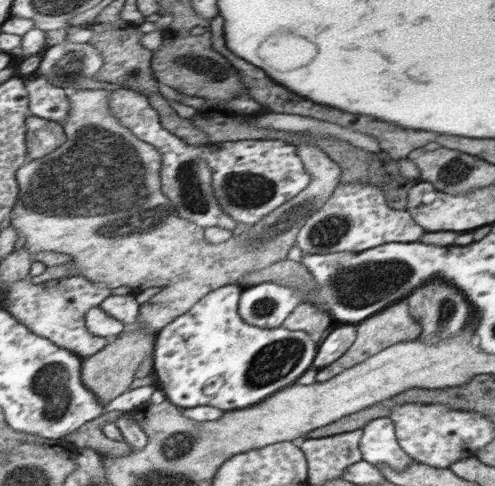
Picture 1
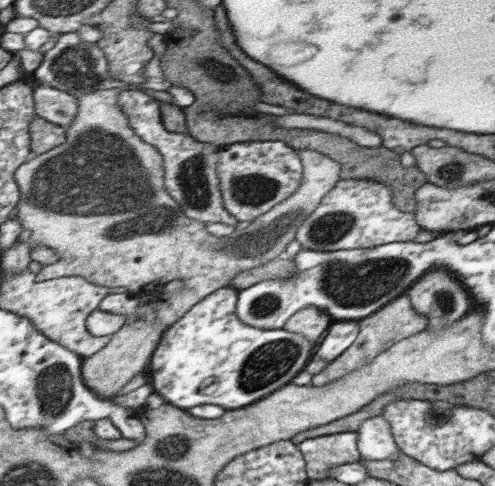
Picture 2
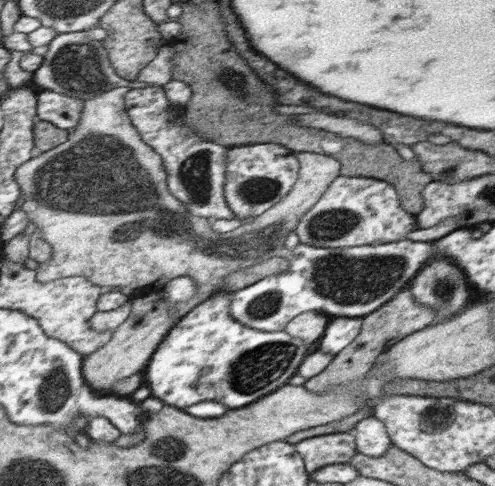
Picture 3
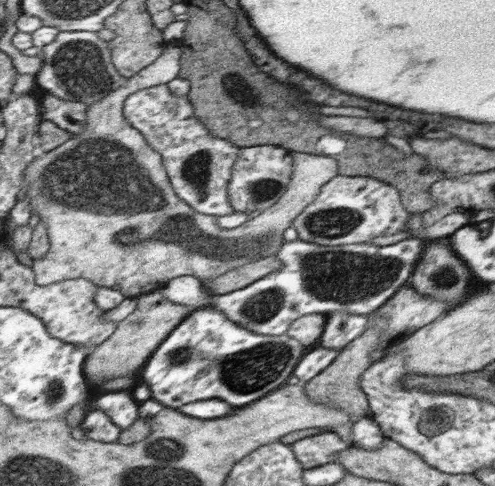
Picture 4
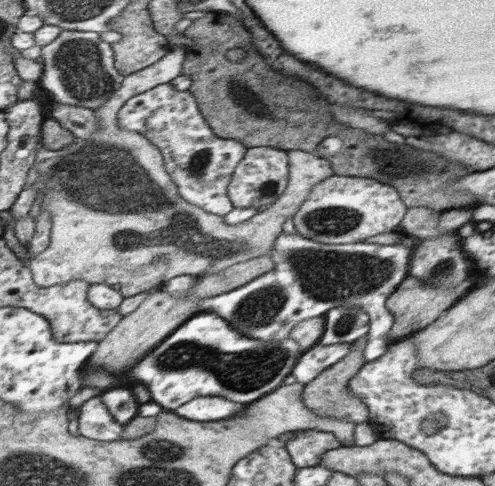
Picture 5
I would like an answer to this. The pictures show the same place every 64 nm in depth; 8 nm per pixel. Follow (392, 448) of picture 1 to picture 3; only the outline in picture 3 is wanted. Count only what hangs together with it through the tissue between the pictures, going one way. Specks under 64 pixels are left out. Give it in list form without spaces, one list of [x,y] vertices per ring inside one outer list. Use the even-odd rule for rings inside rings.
[[[373,416],[359,420],[357,426],[351,430],[351,436],[355,438],[357,452],[369,456],[381,456],[387,446],[391,446],[391,438],[385,432],[381,420],[375,420]]]

